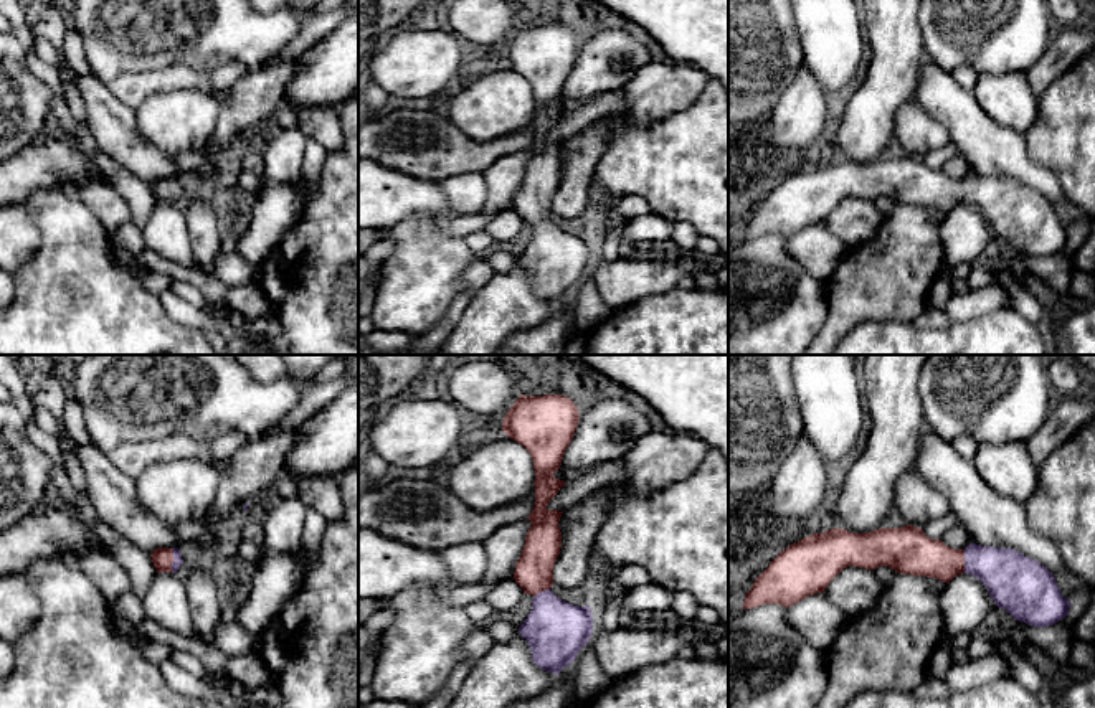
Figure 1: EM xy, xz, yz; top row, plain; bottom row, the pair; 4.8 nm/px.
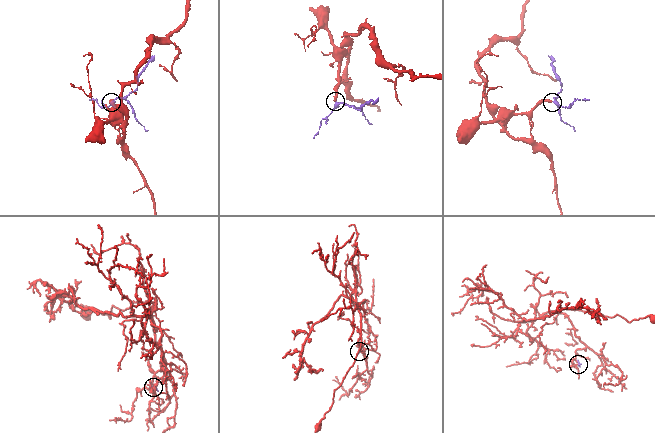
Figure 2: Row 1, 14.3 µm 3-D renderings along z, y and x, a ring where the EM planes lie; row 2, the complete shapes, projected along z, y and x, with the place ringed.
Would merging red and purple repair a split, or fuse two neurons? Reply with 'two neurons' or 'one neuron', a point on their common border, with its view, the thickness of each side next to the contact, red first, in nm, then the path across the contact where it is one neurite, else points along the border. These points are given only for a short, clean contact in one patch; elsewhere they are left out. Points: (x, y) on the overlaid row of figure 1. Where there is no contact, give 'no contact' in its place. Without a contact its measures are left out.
one neuron; contact xy (172, 560); calibres 110 and 50 nm; way xy (162, 558), (172, 560), (177, 558)

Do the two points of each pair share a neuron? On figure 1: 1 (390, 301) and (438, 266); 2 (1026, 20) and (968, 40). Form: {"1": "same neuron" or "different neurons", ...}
{"1": "same neuron", "2": "same neuron"}

